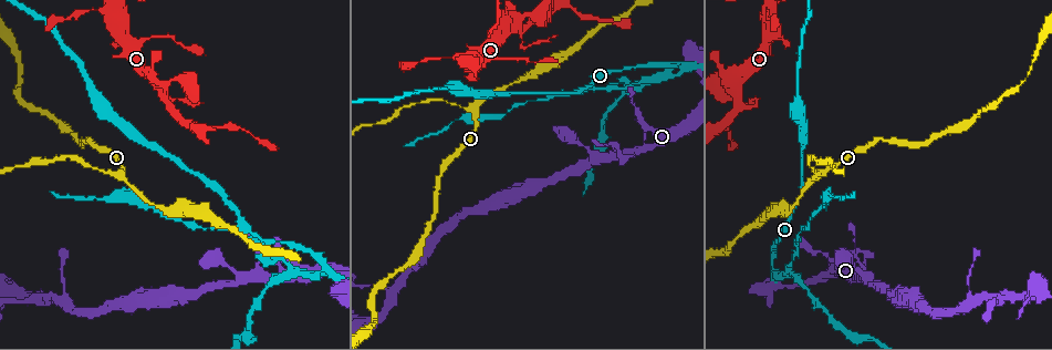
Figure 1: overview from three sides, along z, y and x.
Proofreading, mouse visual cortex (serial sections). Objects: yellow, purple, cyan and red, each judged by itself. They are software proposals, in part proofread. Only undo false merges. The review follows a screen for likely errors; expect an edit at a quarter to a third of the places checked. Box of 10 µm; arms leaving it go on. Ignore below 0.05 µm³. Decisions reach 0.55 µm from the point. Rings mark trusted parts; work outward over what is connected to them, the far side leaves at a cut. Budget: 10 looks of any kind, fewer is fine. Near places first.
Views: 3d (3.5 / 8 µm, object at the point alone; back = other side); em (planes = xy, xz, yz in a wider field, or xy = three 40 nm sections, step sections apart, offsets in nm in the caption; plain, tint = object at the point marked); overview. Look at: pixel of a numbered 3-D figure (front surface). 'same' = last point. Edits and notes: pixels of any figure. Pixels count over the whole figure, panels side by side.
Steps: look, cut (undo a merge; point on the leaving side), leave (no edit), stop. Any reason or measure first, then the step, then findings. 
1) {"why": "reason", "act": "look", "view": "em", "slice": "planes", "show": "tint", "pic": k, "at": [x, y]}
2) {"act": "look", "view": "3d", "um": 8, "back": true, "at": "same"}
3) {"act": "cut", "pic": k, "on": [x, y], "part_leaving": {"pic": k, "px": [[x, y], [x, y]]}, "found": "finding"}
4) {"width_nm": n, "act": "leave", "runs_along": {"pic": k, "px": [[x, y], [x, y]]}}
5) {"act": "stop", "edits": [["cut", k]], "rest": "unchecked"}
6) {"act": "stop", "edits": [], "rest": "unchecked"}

{"why": "narrows sharply", "act": "look", "view": "3d", "um": 3.5, "pic": 1, "at": [446, 103]}

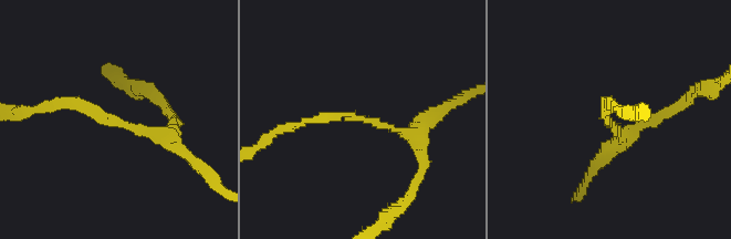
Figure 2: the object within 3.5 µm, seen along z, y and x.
{"why": "shape alone is not enough", "act": "look", "view": "em", "slice": "xy", "step": 1, "show": "tint", "pic": 2, "at": [610, 120]}

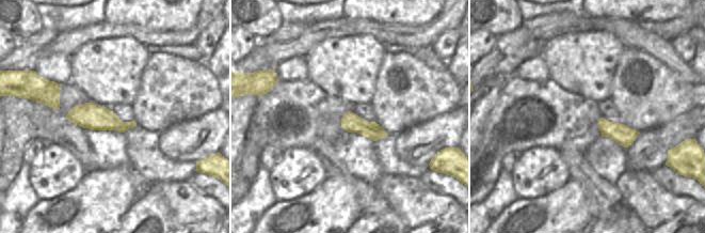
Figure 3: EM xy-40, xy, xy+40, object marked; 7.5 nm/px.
{"arm_widths_nm": [150, 200], "act": "leave", "runs_along": {"pic": 2, "px": [[173, 131], [146, 135], [74, 101], [48, 107]]}, "found": "all the same cell"}

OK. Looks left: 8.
{"why": "arms part here", "act": "look", "view": "3d", "um": 8, "pic": 1, "at": [596, 158]}

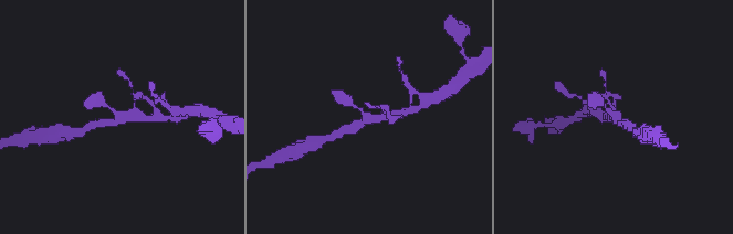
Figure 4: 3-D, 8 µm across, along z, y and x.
{"act": "look", "view": "em", "slice": "xy", "step": 5, "show": "tint", "at": "same"}

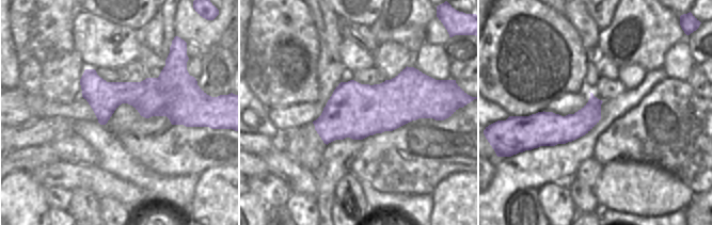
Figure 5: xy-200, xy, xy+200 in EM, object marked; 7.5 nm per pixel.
{"act": "leave", "runs_along": {"pic": 5, "px": [[82, 81], [186, 114]]}, "found": "continuous, no second cell"}

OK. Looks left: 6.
{"why": "sharp bend", "act": "look", "view": "3d", "um": 3.5, "pic": 1, "at": [323, 267]}

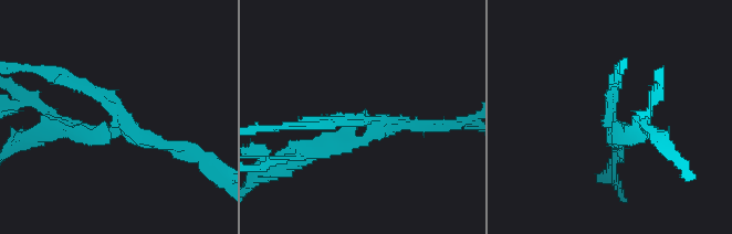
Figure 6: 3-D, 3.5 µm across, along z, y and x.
{"why": "now the EM", "act": "look", "view": "em", "slice": "planes", "show": "tint", "pic": 6, "at": [613, 111]}

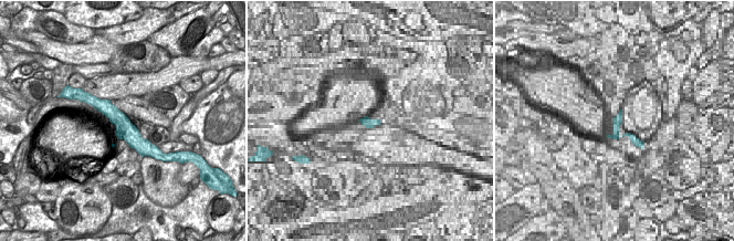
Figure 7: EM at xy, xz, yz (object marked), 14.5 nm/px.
{"arms": 3, "arm_widths_nm": [150, 200, 250], "act": "cut", "pic": 6, "on": [74, 125], "part_leaving": {"pic": 6, "px": [[108, 127], [71, 130], [27, 99]]}, "found": "two cells meet here"}

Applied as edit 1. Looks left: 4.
{"act": "look", "view": "overview"}

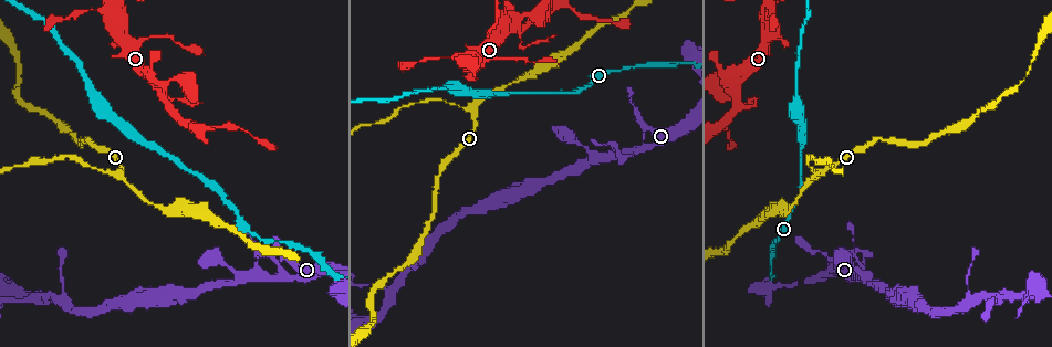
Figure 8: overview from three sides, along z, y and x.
{"why": "a narrow waist", "act": "look", "view": "3d", "um": 3.5, "pic": 8, "at": [38, 296]}

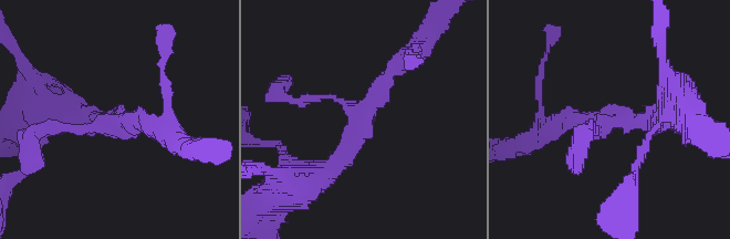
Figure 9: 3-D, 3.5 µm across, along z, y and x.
{"arms": 3, "arm_widths_nm": [100, 250, 250], "why": "shape alone is not enough", "act": "look", "view": "em", "slice": "xy", "step": 5, "show": "tint", "pic": 9, "at": [603, 122]}

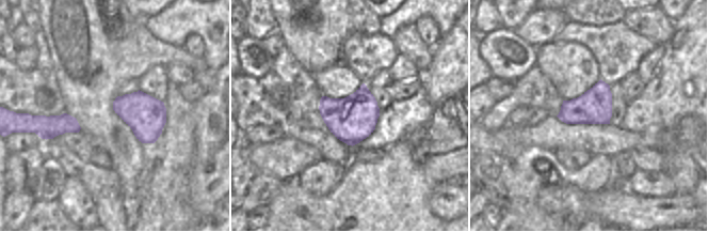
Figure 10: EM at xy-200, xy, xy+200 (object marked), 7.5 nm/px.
{"act": "leave", "runs_along": {"pic": 9, "px": [[409, 55], [324, 172]]}, "found": "one cell here"}

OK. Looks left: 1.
{"act": "stop", "edits": [["cut", 6]], "rest": "unchecked"}

